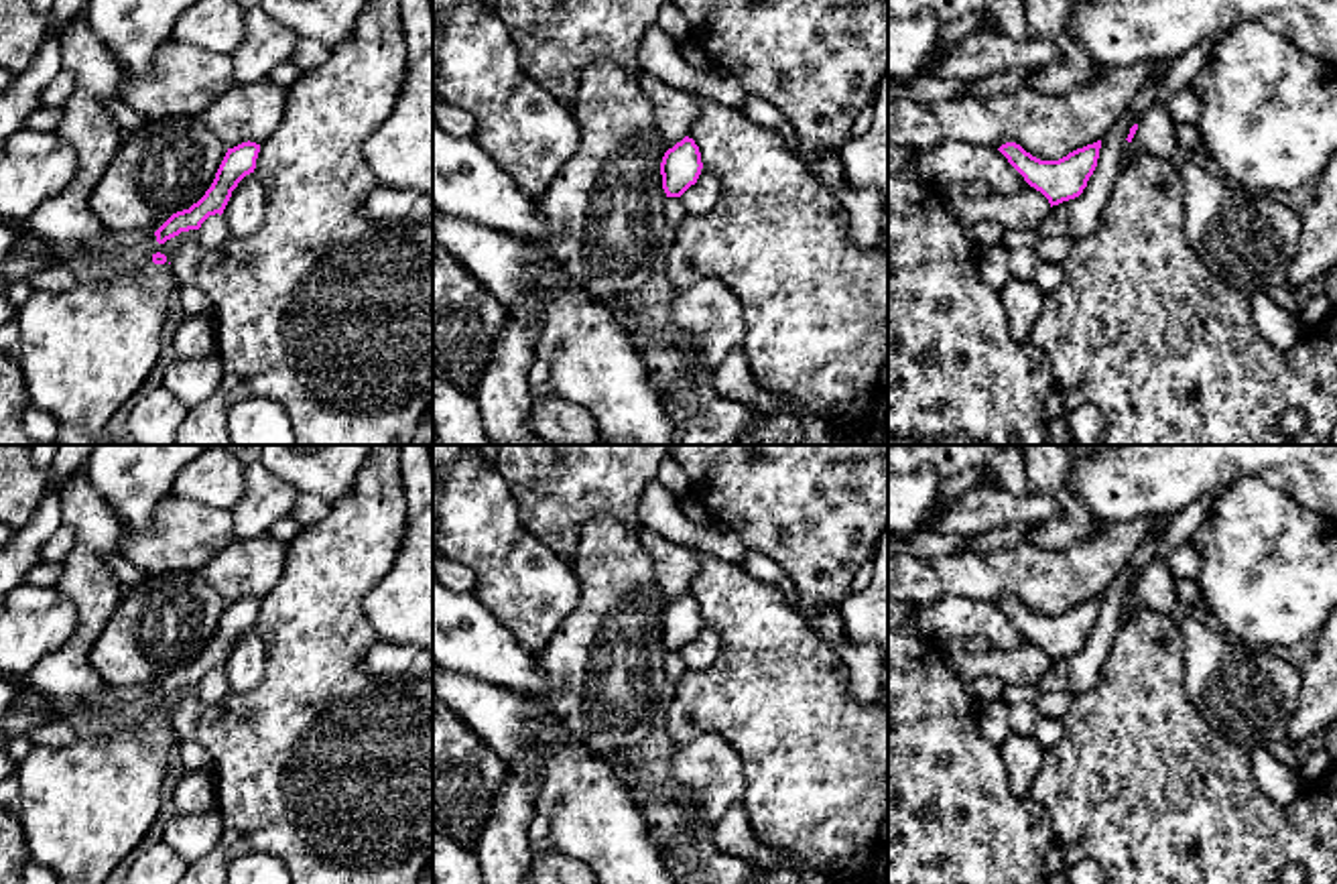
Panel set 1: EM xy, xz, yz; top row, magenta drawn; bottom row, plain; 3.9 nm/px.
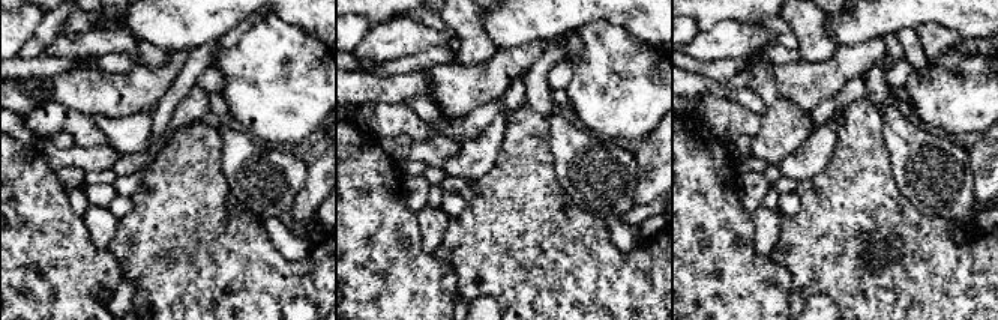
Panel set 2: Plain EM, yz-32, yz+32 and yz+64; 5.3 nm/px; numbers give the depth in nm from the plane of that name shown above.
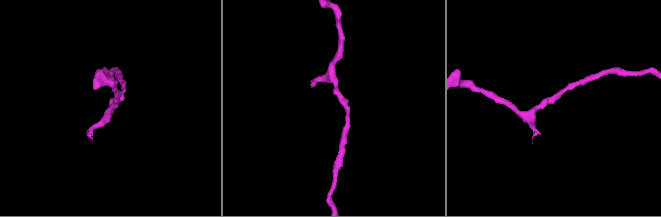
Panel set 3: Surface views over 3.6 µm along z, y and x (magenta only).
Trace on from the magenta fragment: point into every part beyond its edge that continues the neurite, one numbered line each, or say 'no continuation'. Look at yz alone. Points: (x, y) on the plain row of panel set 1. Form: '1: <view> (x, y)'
no continuation

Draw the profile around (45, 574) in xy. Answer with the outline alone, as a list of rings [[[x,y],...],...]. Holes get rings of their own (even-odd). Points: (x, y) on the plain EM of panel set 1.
[[[41,561],[26,573],[24,583],[37,587],[53,587],[59,581],[59,577],[61,561]]]

